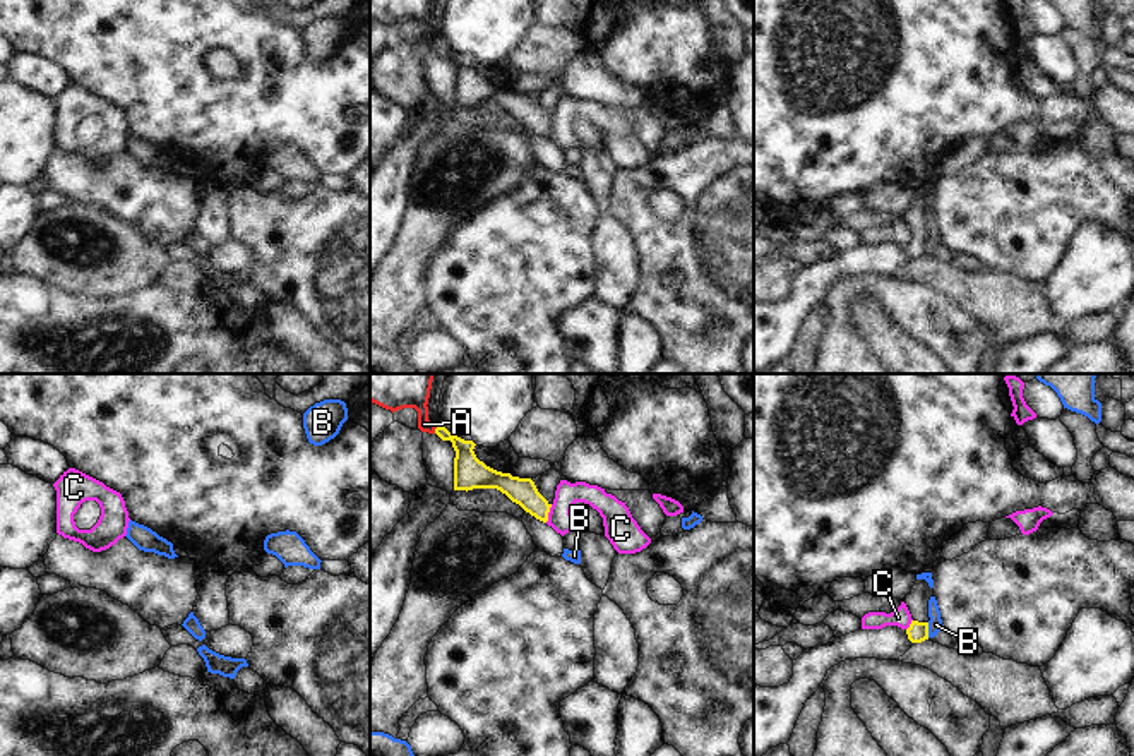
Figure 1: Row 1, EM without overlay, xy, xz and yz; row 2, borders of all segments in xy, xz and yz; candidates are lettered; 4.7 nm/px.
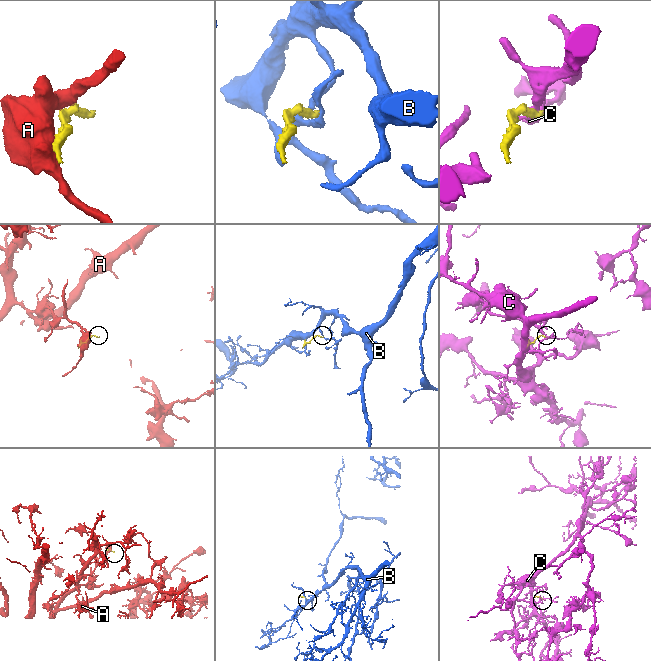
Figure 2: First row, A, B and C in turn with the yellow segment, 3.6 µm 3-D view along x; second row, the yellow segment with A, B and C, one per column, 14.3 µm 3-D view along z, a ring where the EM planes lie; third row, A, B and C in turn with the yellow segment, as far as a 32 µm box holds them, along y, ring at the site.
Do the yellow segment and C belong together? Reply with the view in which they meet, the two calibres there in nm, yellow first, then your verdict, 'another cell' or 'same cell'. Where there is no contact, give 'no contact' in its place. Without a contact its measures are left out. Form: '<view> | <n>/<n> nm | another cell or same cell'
xz | 130/110 nm | another cell

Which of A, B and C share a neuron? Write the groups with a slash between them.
A / B / C

